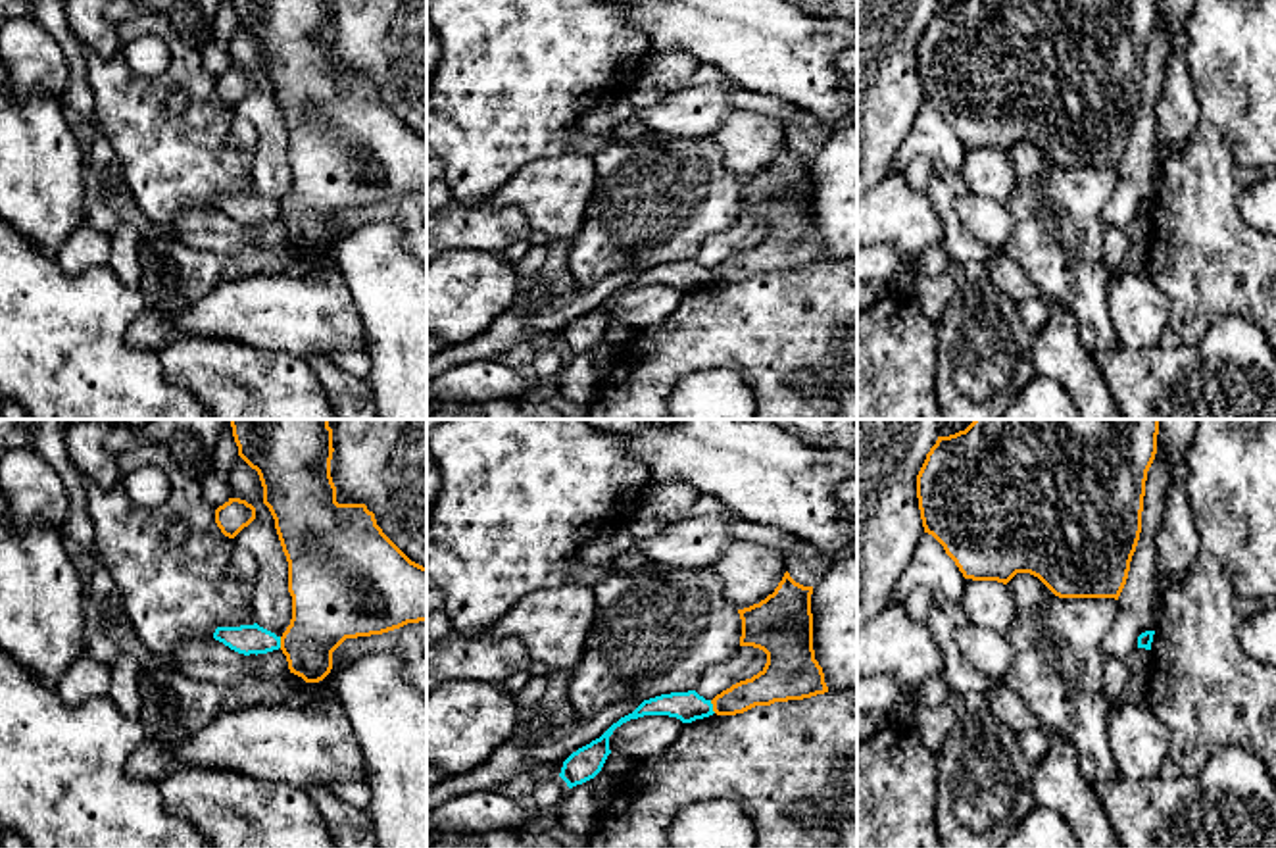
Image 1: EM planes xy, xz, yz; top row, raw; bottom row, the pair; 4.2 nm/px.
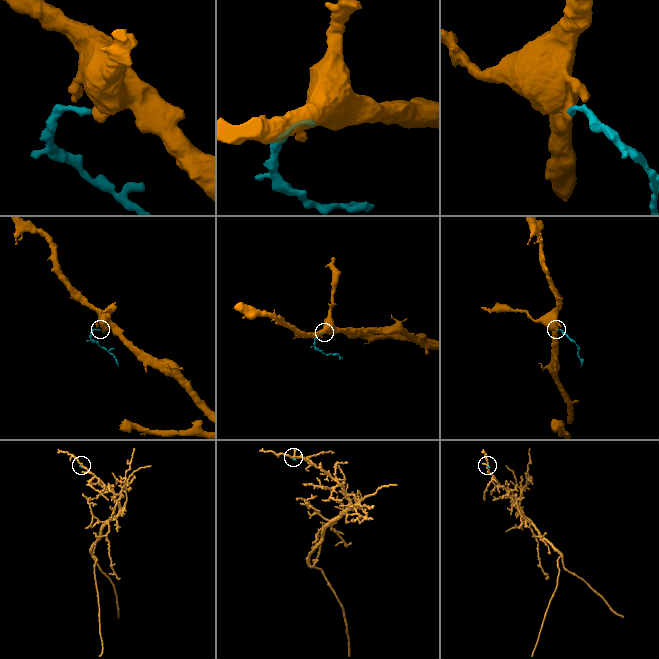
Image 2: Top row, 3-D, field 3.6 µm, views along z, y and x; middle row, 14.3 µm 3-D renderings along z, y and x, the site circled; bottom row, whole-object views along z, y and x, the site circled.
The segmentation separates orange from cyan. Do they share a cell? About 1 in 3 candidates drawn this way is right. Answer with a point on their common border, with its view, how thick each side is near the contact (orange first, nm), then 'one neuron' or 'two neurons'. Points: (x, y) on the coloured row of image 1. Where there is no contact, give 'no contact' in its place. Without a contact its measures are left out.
contact xz (713, 706); calibres 140 and 130 nm; two neurons

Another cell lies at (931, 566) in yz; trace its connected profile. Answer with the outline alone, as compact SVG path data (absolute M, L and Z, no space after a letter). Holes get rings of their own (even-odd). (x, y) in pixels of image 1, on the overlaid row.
M928 533L920 535L911 563L901 573L890 600L896 604L905 604L907 596L917 586L926 586L932 592L942 592L949 602L957 606L961 606L967 588L967 579L955 561Z

